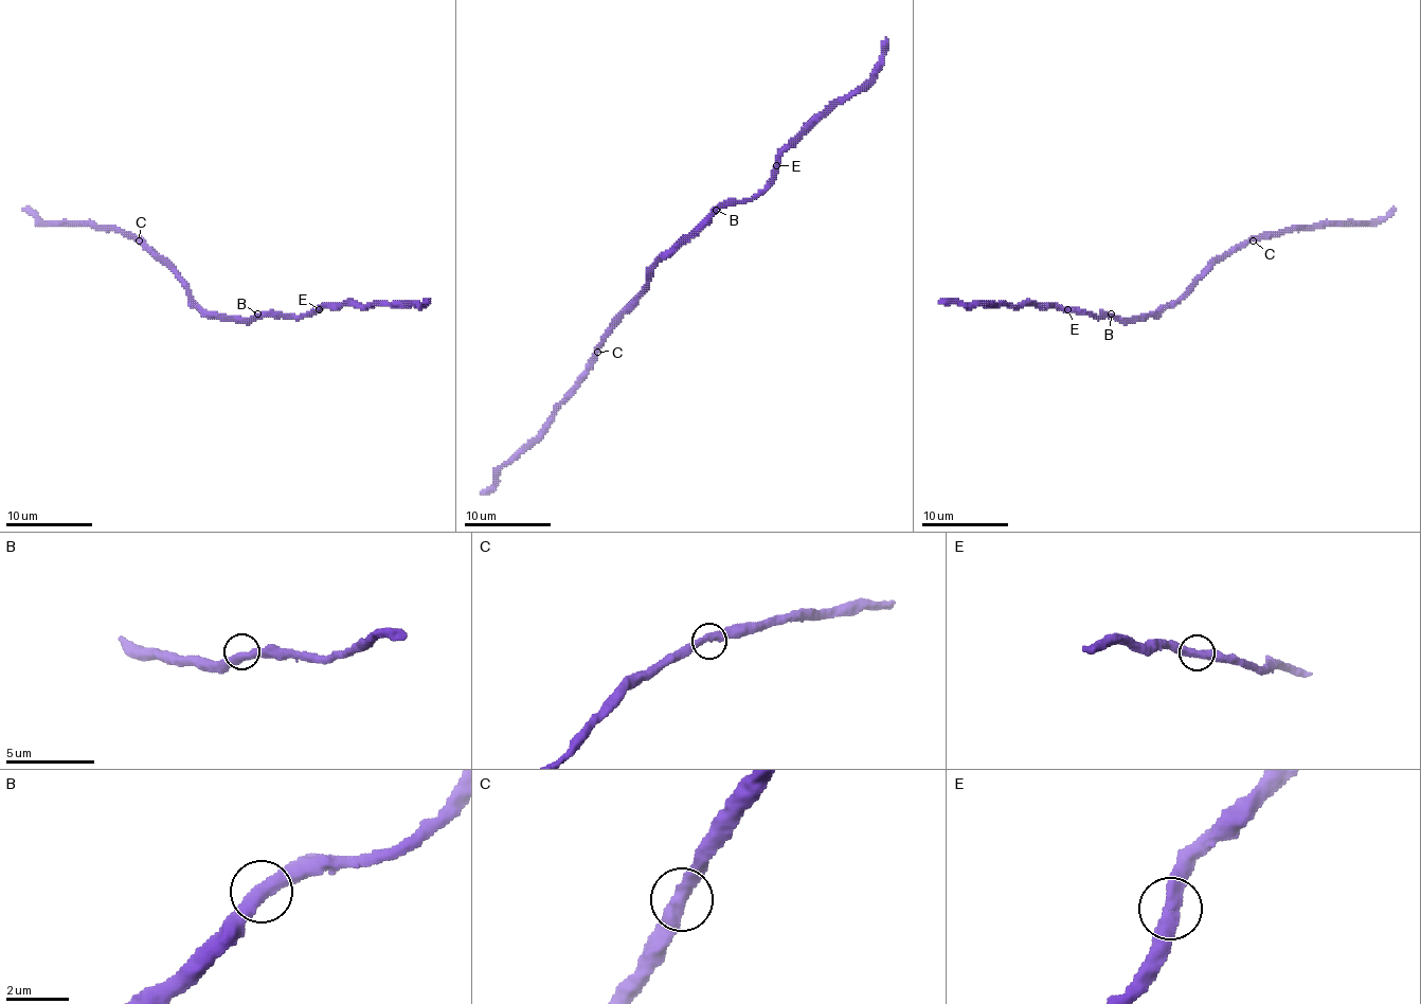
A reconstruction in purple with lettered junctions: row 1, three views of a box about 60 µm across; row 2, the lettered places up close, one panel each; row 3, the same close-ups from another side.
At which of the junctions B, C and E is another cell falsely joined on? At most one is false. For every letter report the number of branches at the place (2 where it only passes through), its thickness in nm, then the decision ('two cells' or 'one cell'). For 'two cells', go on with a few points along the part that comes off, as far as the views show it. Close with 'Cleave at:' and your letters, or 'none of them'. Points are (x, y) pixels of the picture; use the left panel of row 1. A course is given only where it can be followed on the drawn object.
B: 2 | 420 nm | one cell
C: 2 | 440 nm | one cell
E: 2 | 440 nm | one cell
Cleave at: none of them

